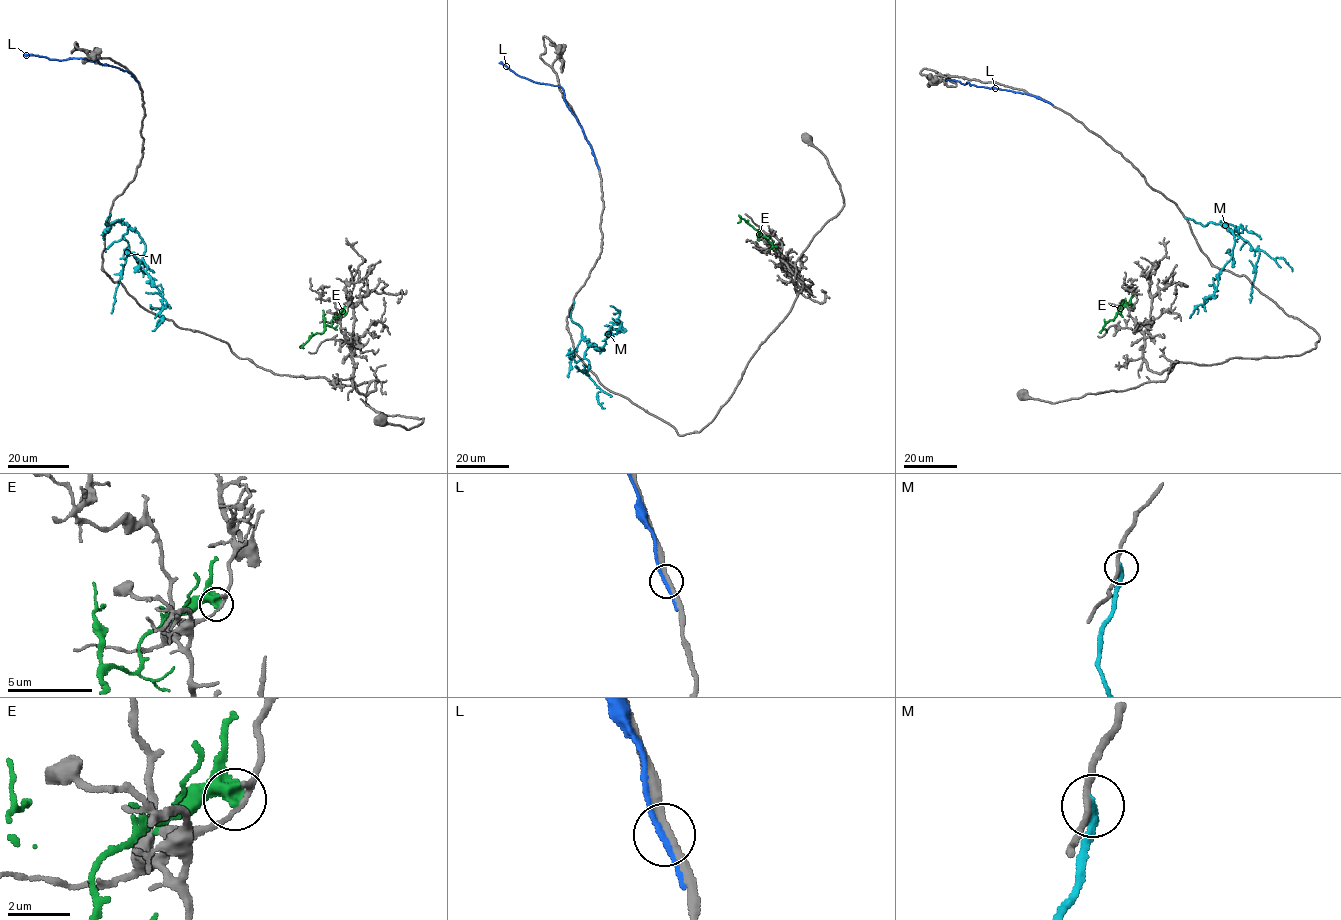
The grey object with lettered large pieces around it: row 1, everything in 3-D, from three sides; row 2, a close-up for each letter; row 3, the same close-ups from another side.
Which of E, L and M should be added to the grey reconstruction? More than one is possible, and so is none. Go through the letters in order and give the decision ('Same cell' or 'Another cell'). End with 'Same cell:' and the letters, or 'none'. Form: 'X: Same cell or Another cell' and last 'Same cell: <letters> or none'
E: Another cell
L: Another cell
M: Another cell
Same cell: none

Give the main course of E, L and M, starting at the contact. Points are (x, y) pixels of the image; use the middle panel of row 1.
E: (776, 246), (744, 218), (737, 222)
L: (597, 164), (576, 117), (564, 101), (563, 89), (533, 82), (499, 63)
M: (573, 301), (571, 319), (603, 350), (609, 335), (622, 330), (619, 312), (610, 305)

